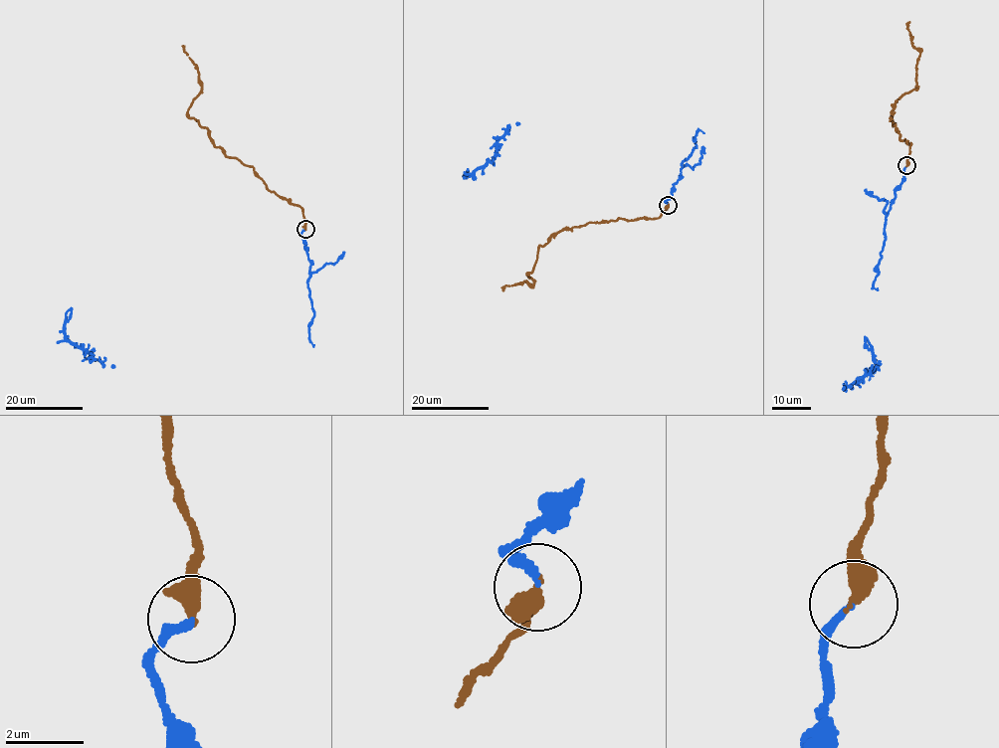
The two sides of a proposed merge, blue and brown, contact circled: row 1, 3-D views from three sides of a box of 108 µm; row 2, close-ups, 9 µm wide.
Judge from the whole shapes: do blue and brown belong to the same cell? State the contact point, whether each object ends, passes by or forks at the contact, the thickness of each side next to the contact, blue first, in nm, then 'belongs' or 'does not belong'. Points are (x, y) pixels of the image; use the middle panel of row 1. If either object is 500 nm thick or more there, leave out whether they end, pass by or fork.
(668, 205) | blue ends | brown passes by | 200/280 nm | belongs

